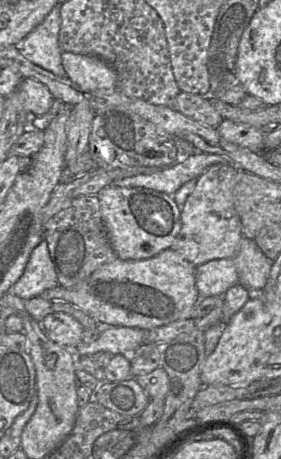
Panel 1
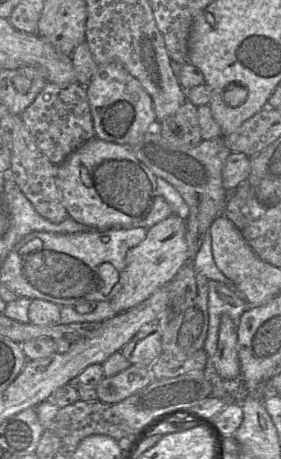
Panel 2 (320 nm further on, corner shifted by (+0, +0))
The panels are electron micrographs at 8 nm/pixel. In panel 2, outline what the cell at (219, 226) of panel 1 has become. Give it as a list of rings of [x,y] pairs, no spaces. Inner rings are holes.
[[[172,213],[166,219],[148,228],[145,239],[127,252],[126,265],[118,289],[110,300],[116,313],[135,307],[174,279],[188,261],[186,230],[186,219]]]

